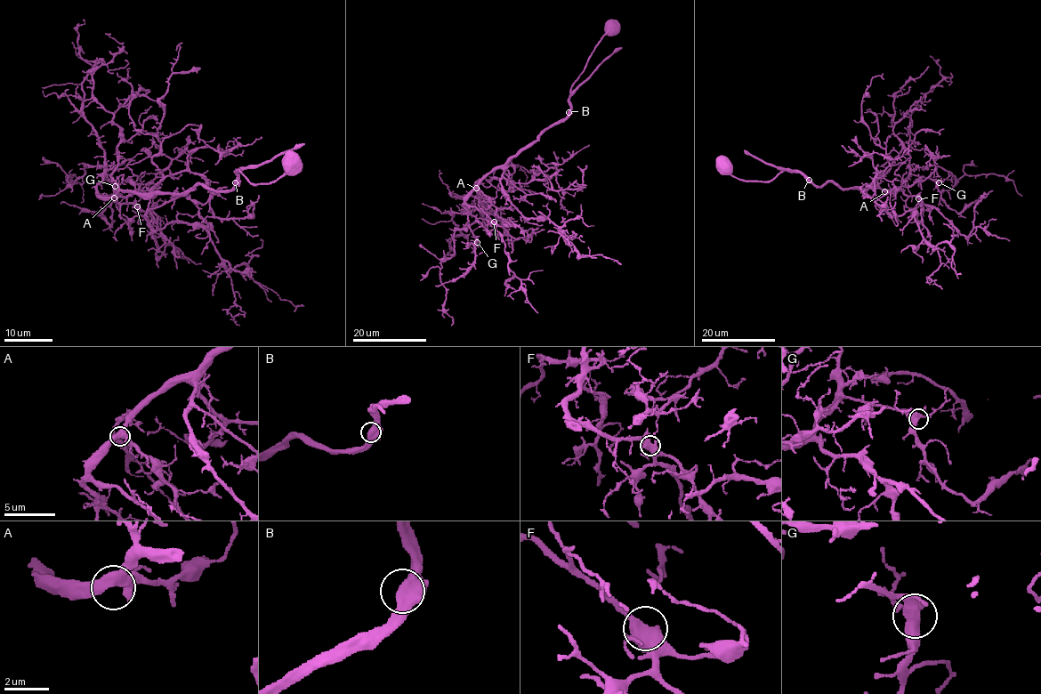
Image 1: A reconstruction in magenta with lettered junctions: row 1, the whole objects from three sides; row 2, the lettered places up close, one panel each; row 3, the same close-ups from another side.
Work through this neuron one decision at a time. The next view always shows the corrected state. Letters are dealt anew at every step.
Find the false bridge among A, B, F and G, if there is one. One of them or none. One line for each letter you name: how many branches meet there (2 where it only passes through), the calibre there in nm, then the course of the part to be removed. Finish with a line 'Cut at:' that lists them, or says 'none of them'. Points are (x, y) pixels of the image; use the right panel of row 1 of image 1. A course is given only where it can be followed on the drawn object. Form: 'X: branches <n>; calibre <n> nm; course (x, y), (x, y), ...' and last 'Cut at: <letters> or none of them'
Cut at: none of them

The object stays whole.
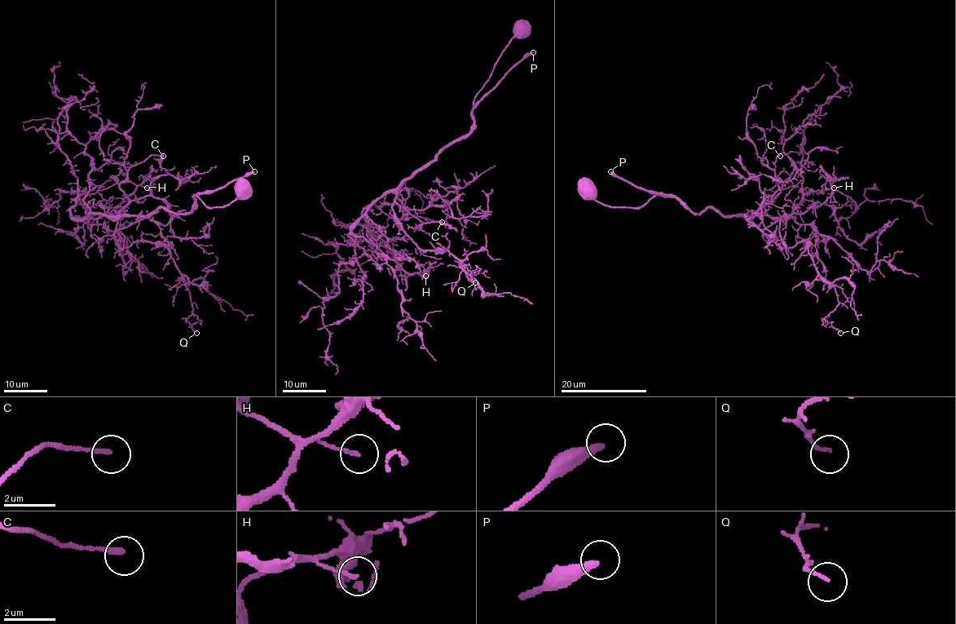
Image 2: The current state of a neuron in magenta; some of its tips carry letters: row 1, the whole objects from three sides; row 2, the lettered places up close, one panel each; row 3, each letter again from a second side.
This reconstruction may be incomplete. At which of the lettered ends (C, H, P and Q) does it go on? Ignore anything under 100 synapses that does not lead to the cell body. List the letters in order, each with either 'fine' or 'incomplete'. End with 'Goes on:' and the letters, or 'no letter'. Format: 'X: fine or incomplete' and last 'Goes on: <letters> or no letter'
C: fine
H: fine
P: incomplete
Q: fine
Goes on: P

